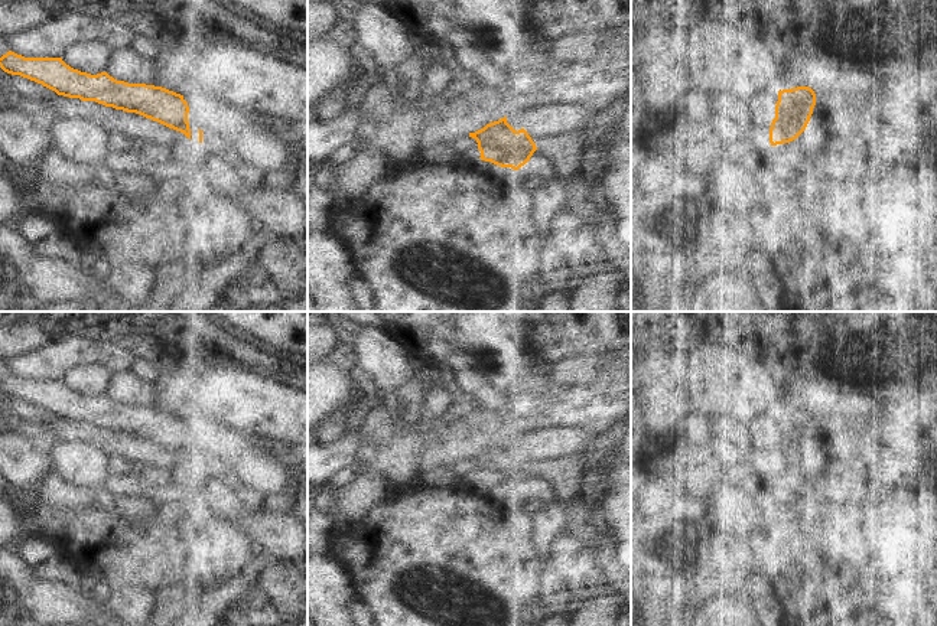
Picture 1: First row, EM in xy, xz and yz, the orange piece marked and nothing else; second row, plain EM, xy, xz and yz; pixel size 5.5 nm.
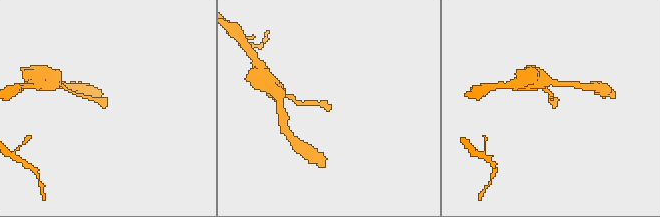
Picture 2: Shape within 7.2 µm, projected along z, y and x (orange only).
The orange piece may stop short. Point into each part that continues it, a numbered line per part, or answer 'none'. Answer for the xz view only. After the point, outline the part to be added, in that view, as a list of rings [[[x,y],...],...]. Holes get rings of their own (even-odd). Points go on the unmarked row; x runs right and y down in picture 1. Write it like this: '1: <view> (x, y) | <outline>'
1: xz (545, 444) | [[[514,424],[507,446],[515,453],[524,451],[536,470],[544,470],[554,459],[567,459],[579,453],[592,434],[580,427],[540,427],[537,430]]]

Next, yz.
1: yz (761, 436) | [[[767,415],[757,420],[746,434],[746,451],[755,460],[764,476],[771,470],[770,451],[775,441],[778,415]]]

